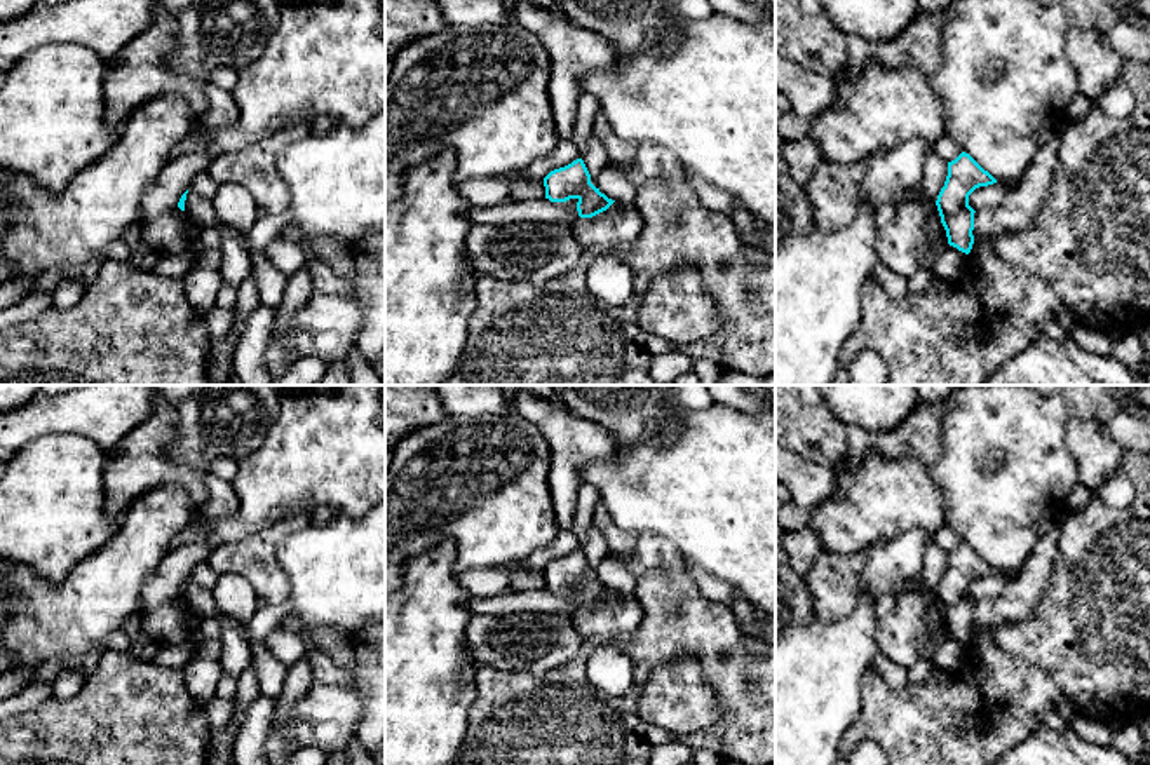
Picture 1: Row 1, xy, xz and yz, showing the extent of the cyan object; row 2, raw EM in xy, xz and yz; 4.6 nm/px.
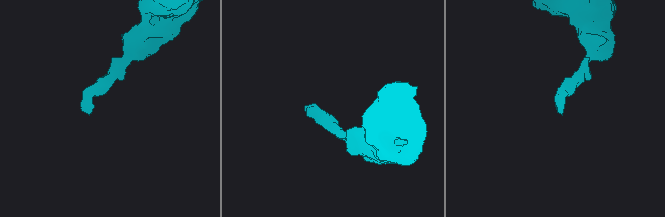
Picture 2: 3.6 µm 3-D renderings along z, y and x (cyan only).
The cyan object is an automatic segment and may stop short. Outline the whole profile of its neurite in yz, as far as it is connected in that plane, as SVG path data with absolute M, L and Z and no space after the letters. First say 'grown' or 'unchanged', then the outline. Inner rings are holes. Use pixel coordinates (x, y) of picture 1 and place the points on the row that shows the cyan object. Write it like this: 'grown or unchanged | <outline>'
unchanged | M962 152L948 162L948 176L936 206L946 230L948 244L969 254L974 244L974 209L969 195L979 188L997 183L969 153Z

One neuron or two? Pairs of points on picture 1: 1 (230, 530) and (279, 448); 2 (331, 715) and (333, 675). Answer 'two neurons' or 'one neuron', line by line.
1: one neuron
2: two neurons

